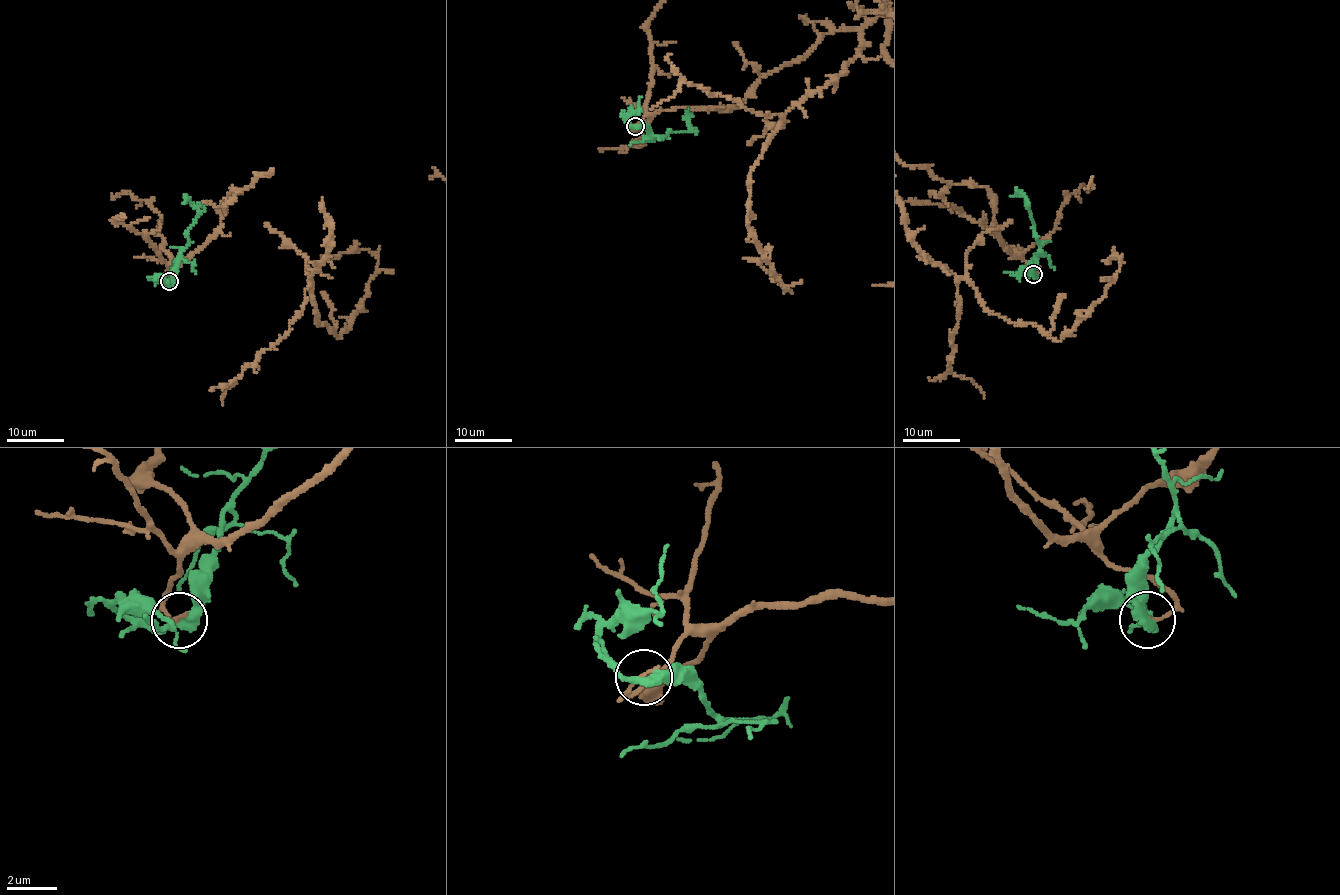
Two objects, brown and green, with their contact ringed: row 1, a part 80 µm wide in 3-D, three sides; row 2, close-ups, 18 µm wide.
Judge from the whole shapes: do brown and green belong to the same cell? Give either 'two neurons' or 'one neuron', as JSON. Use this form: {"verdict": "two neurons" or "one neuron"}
{"verdict": "two neurons"}

